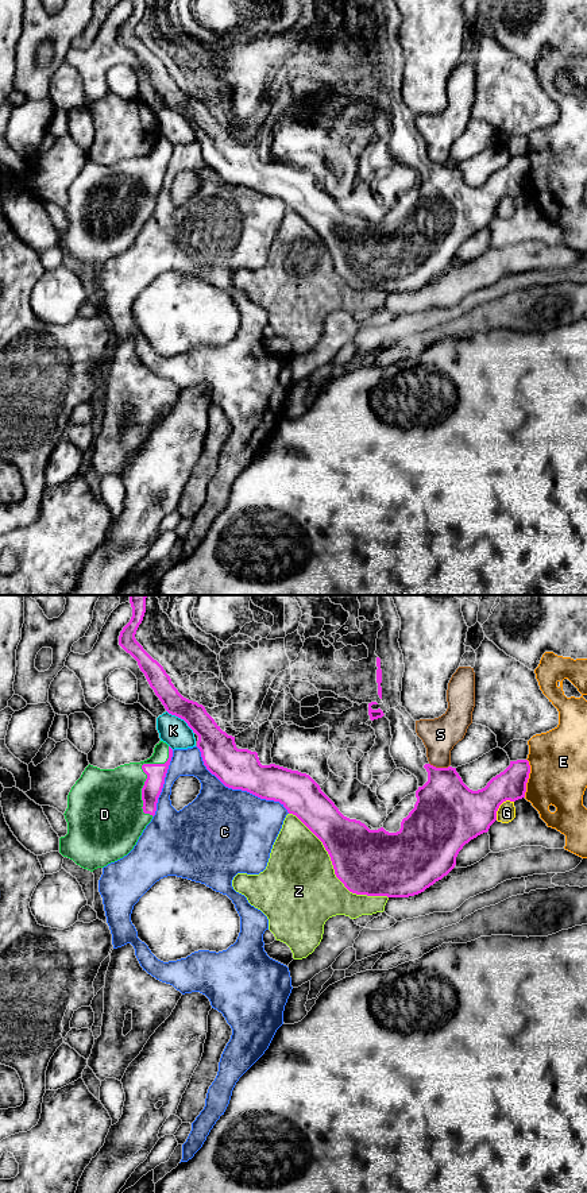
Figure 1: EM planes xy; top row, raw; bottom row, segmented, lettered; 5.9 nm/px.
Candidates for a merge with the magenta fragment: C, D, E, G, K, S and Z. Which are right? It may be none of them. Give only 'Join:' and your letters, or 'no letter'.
Join: D

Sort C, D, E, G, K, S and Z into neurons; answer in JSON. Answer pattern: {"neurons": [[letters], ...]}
{"neurons": [["C"], ["D"], ["E"], ["G", "Z"], ["K"], ["S"]]}

